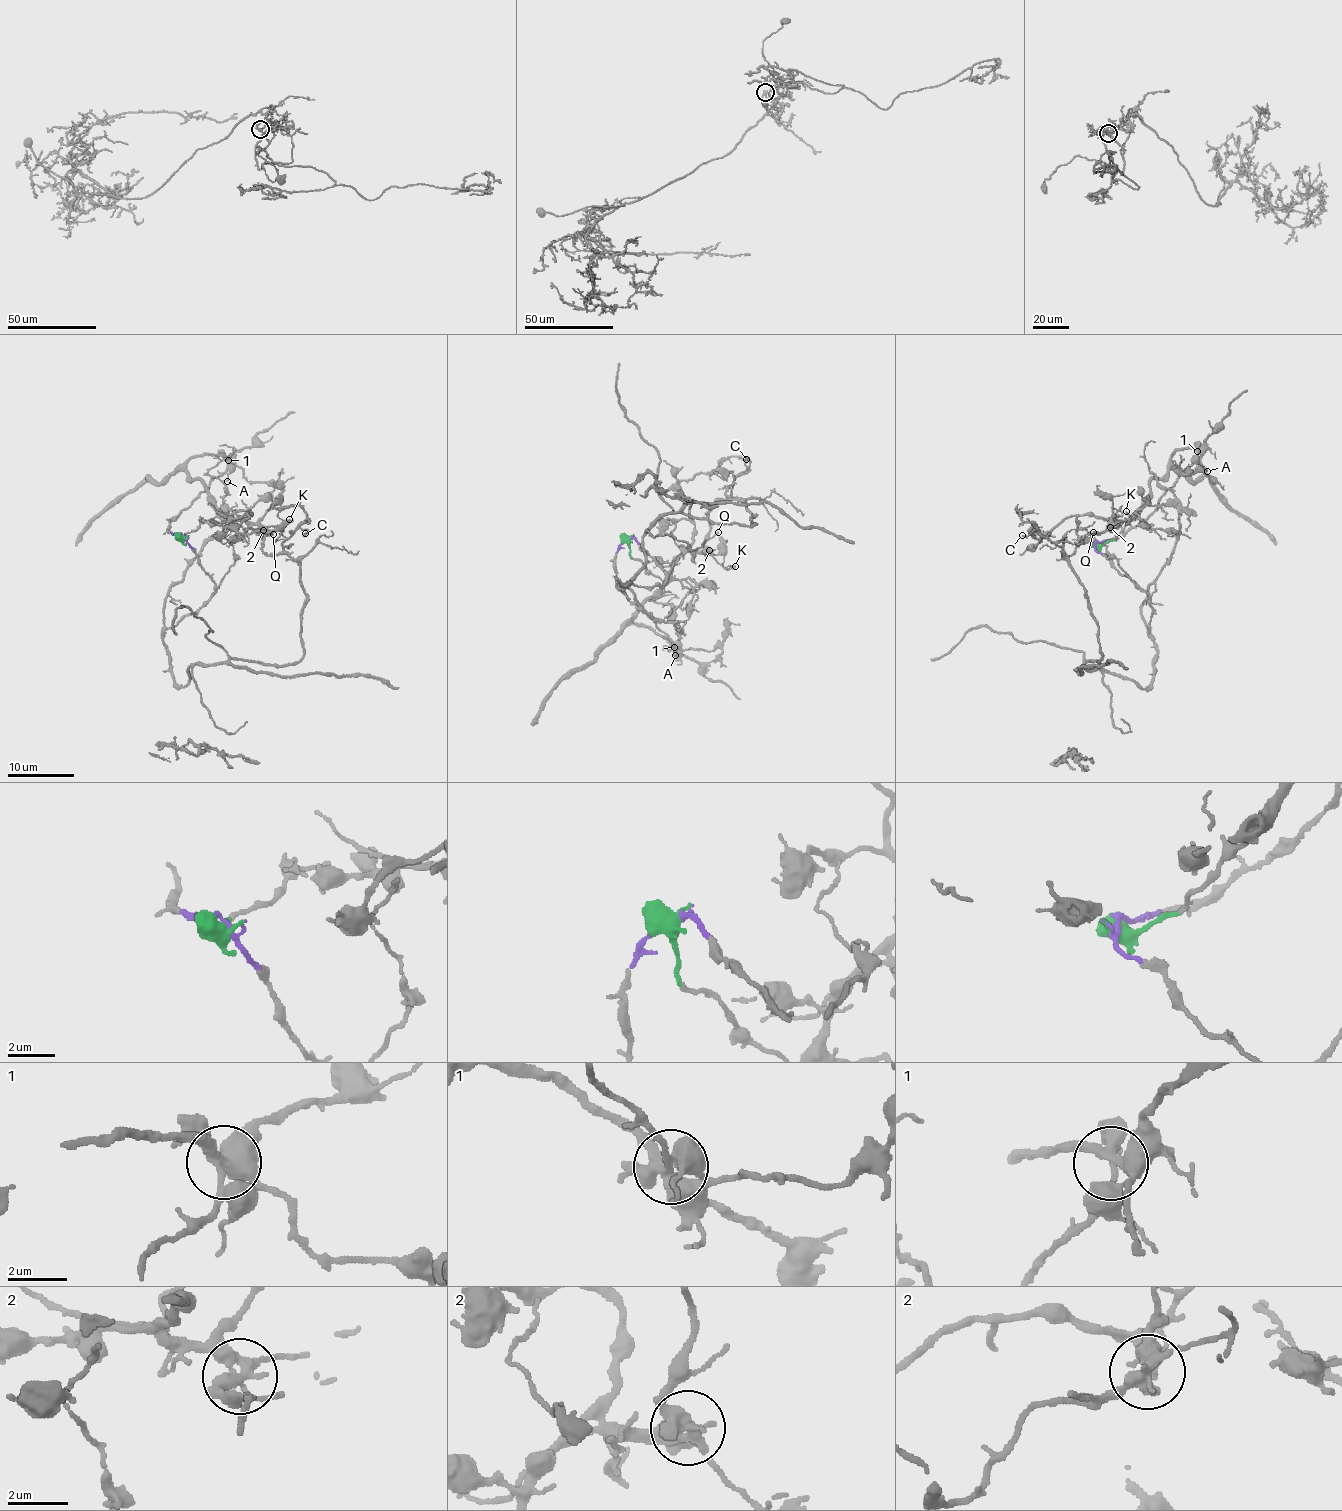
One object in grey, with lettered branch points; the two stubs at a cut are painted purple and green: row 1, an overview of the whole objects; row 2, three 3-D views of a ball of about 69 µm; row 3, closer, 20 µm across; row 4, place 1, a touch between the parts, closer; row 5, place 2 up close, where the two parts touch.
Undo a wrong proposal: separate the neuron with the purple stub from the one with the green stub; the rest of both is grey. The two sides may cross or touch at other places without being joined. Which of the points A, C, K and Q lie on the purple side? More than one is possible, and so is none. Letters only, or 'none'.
C, K, Q

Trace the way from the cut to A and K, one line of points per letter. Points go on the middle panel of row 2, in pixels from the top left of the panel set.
A: (628, 540), (630, 555), (662, 579), (661, 589), (632, 622), (651, 628), (679, 646), (674, 655)
K: (628, 540), (651, 587), (617, 586), (643, 536), (752, 525), (742, 501), (708, 512), (735, 566)

